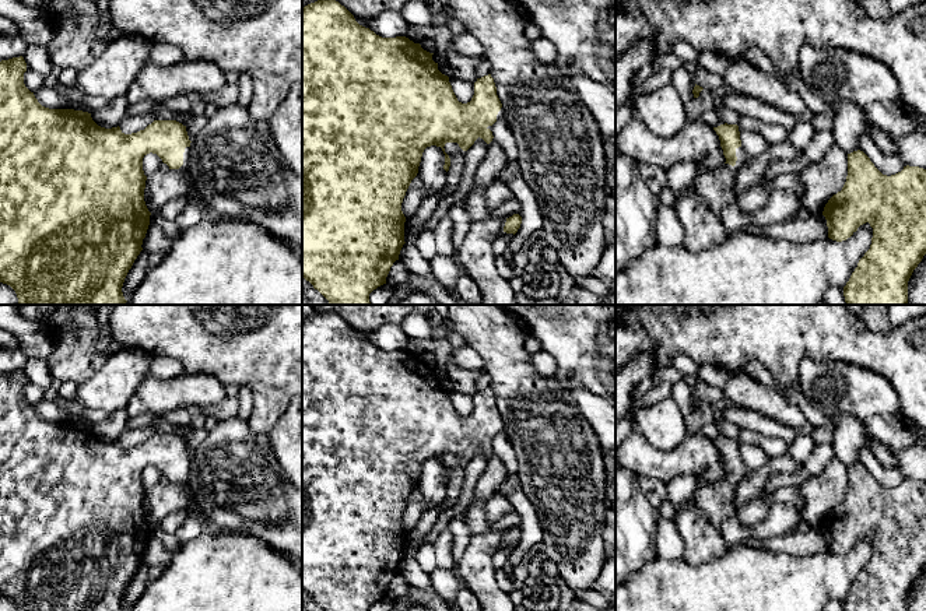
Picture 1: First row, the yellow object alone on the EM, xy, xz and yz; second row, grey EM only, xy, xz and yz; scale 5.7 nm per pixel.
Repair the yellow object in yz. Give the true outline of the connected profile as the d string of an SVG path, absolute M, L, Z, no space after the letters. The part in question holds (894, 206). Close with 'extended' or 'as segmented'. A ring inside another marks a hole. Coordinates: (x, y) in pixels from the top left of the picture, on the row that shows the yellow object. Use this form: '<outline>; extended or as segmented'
M860 150L853 151L848 154L848 176L846 182L841 192L834 194L828 203L824 207L822 215L827 220L828 227L828 238L836 242L846 240L850 238L860 225L869 222L873 228L873 238L870 249L864 253L864 256L859 260L857 267L852 273L849 281L843 287L843 296L846 305L908 305L908 281L913 273L913 270L918 267L918 264L922 261L923 256L926 254L926 169L919 166L904 166L904 169L895 175L887 176L883 175L874 164L870 161L870 158Z; as segmented

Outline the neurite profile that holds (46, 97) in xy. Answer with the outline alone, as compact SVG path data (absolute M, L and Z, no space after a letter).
M43 87L34 92L34 95L42 106L49 109L73 109L76 106L76 103L55 88Z

